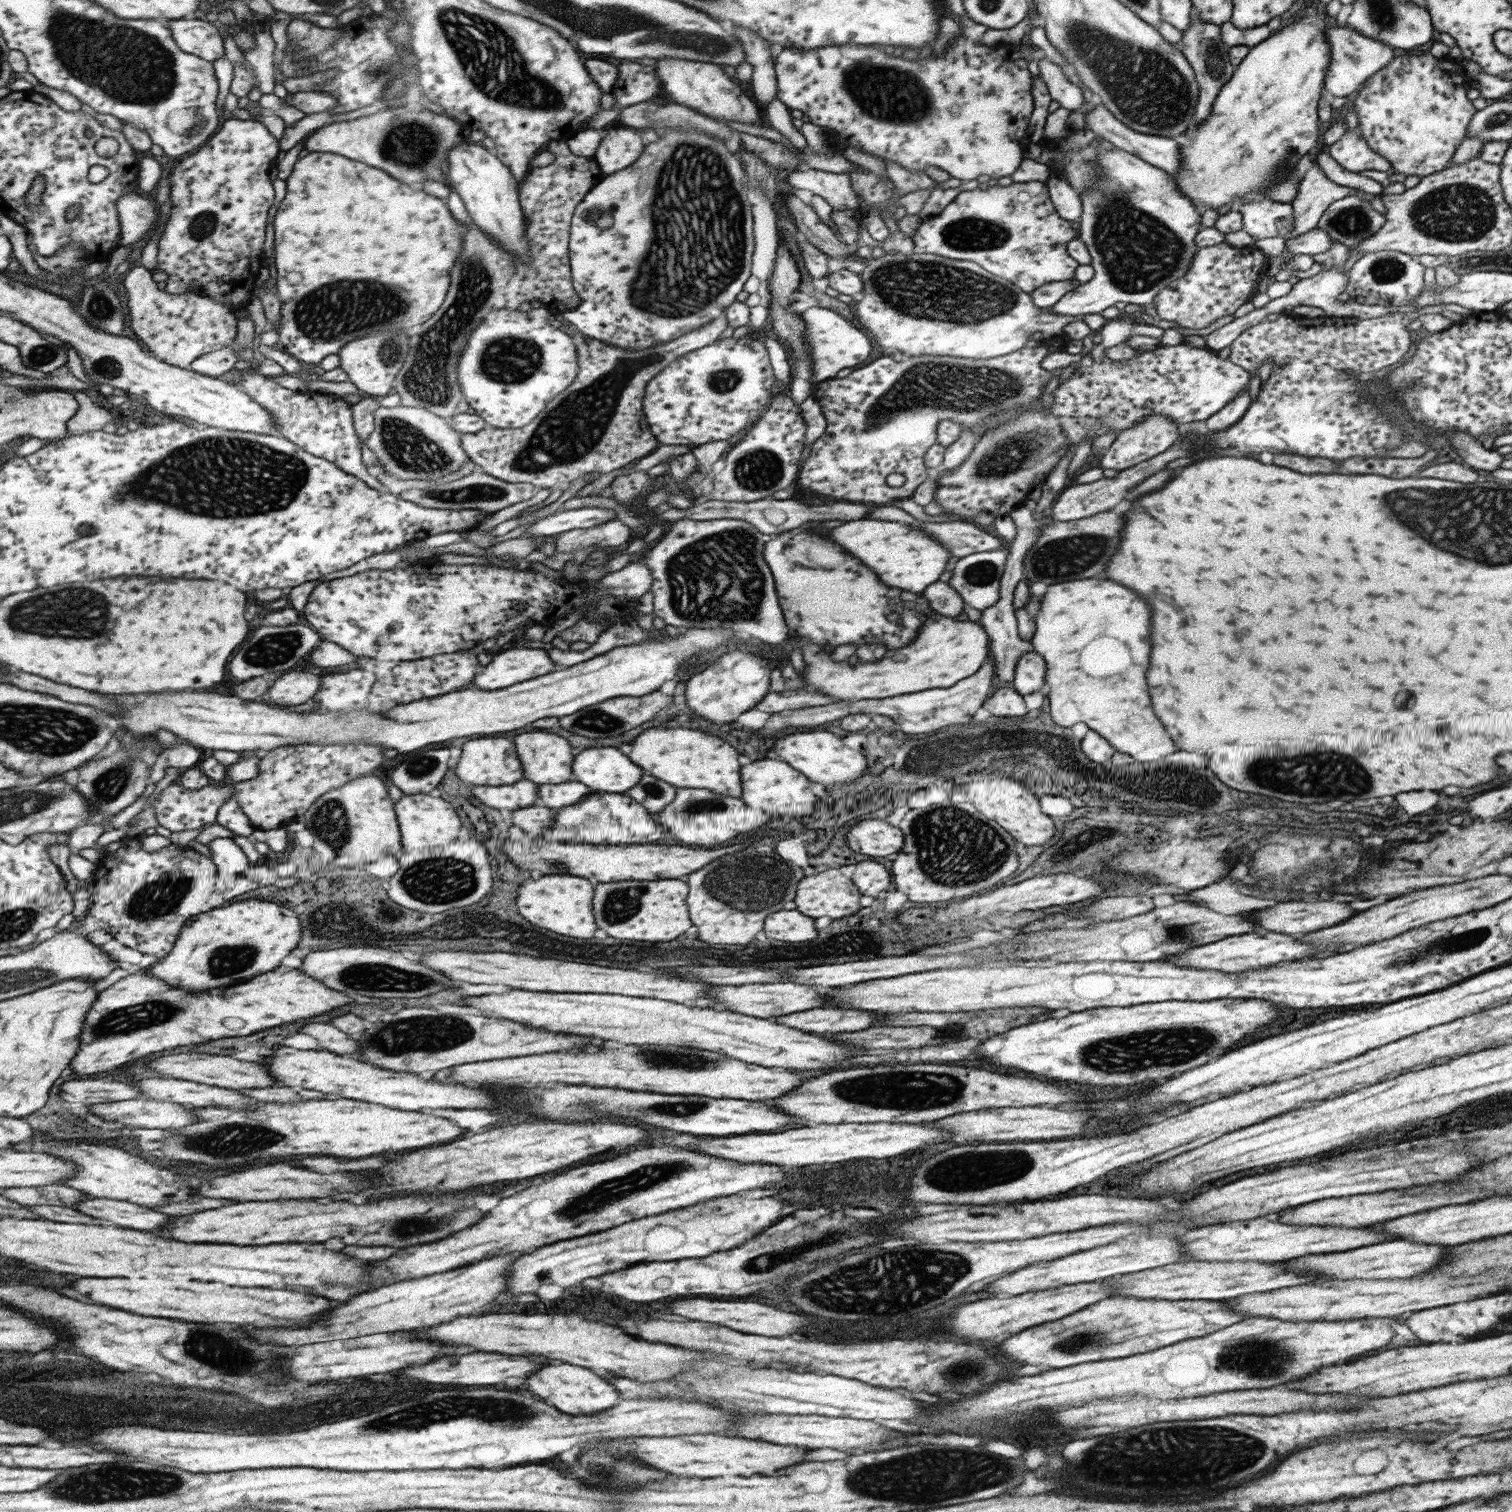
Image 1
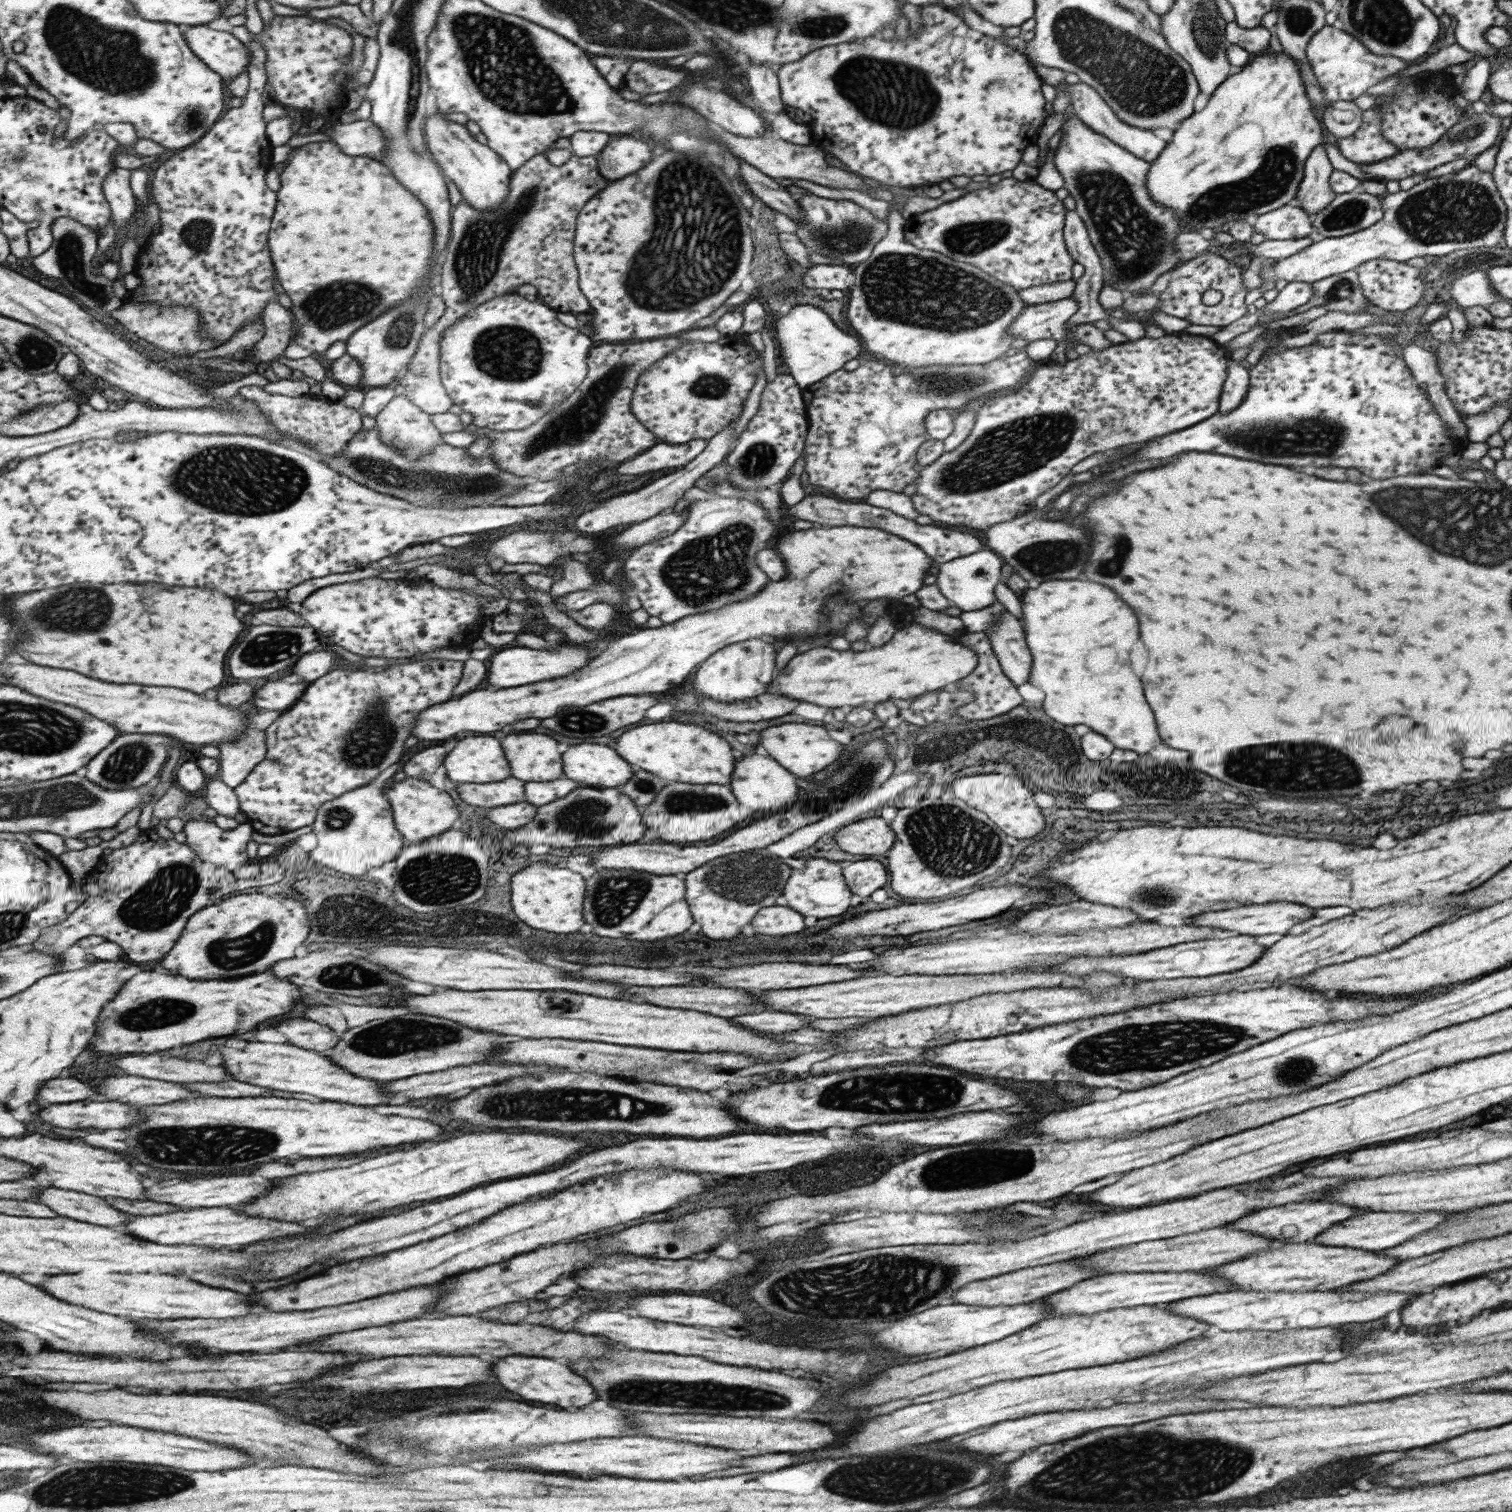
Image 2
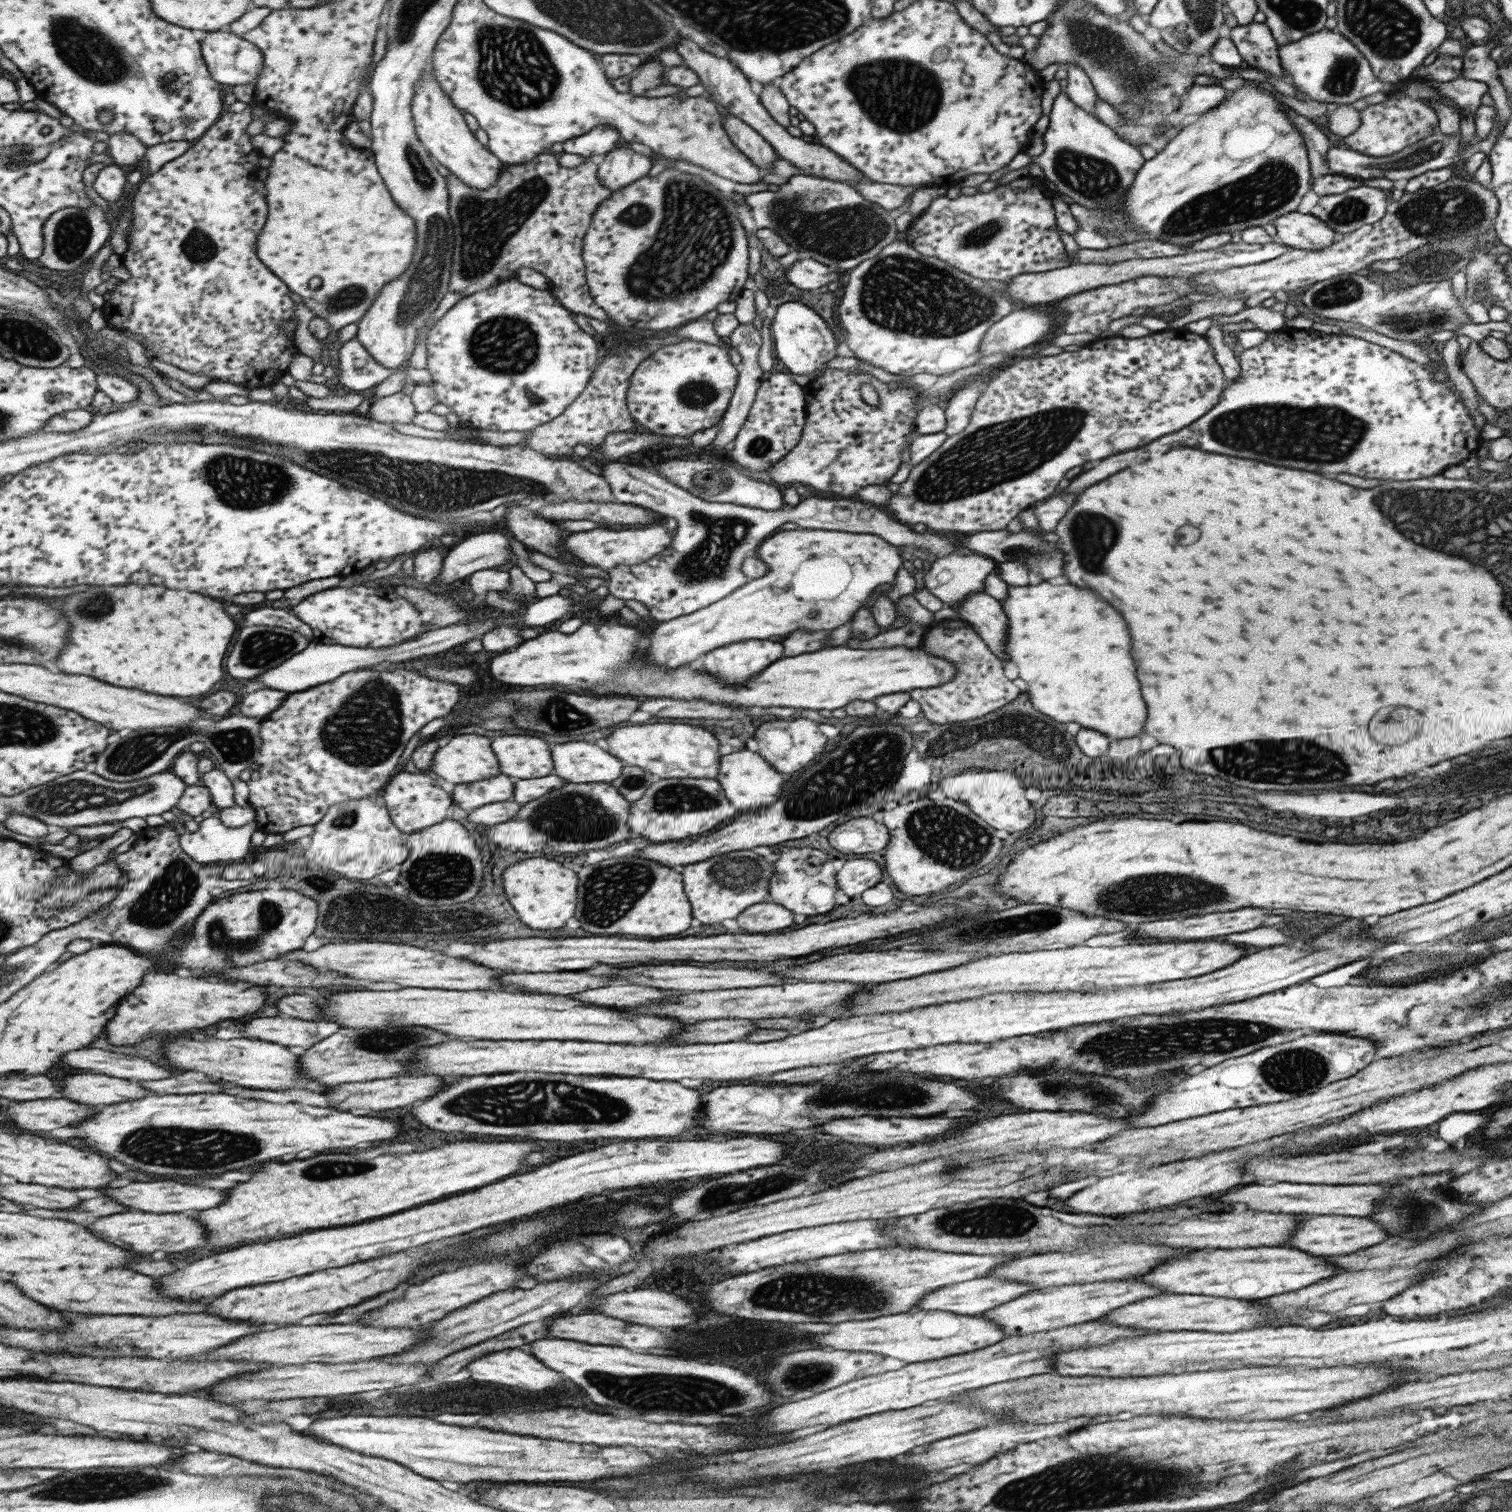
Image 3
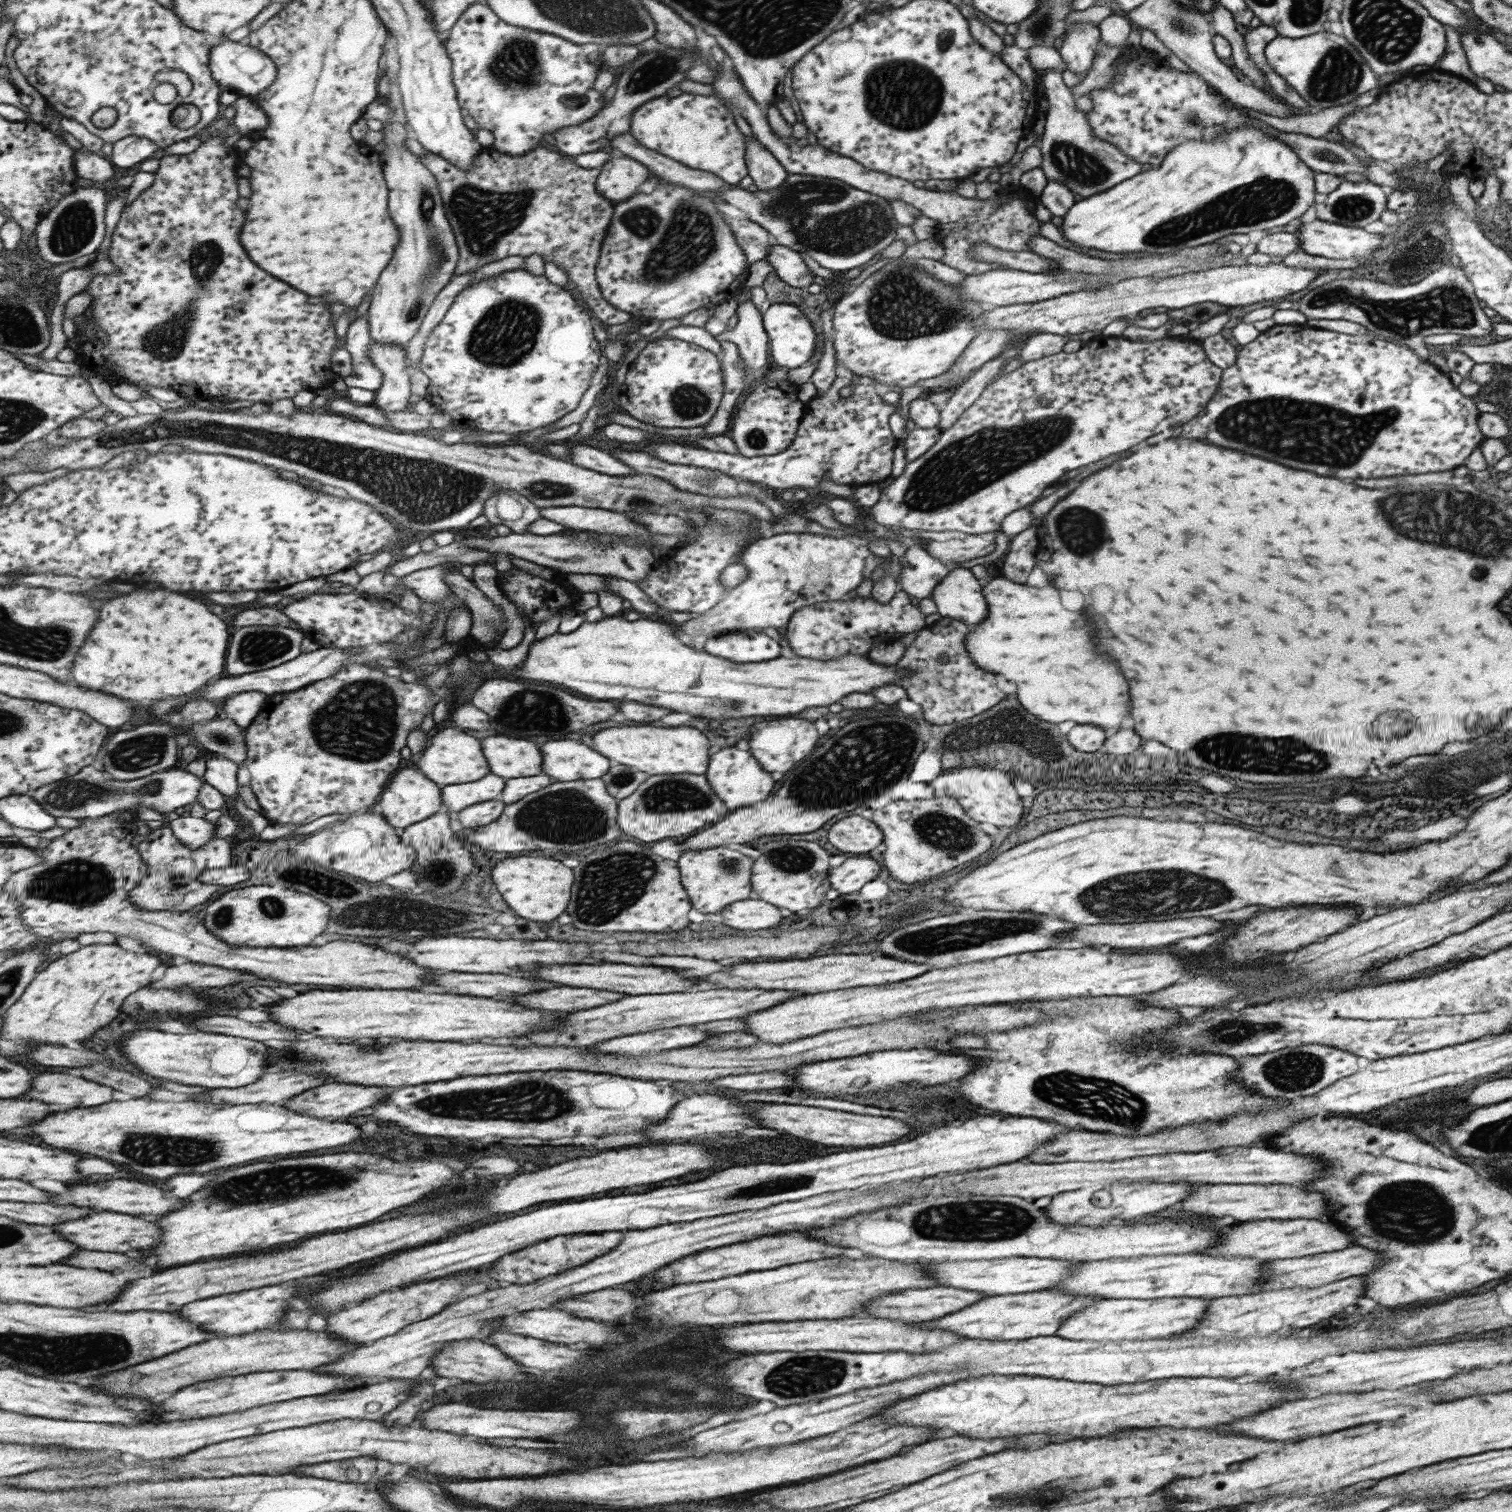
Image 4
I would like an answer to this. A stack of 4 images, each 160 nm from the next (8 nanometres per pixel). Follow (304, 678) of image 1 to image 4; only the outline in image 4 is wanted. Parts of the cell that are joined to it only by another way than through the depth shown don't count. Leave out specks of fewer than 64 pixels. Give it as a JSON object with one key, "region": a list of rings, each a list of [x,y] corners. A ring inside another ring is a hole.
{"region":[[[243,692],[222,704],[222,710],[226,714],[226,718],[232,718],[243,729],[248,729],[259,716],[265,700],[267,700],[265,694]]]}

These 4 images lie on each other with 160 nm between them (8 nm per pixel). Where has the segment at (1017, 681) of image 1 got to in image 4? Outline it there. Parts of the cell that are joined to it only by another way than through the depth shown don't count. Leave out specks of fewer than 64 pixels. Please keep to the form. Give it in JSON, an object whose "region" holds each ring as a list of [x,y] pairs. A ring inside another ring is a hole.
{"region":[[[951,569],[934,587],[930,599],[941,617],[979,624],[987,614],[982,585],[970,569]]]}

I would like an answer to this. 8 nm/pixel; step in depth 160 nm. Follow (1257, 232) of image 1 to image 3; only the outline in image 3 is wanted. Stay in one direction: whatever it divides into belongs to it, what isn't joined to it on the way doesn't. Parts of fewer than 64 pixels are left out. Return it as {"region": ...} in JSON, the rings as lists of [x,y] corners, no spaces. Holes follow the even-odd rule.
{"region":[[[1291,211],[1271,222],[1276,228],[1277,242],[1305,251],[1321,251],[1331,247],[1334,240],[1341,237],[1327,223],[1321,222],[1315,216]]]}

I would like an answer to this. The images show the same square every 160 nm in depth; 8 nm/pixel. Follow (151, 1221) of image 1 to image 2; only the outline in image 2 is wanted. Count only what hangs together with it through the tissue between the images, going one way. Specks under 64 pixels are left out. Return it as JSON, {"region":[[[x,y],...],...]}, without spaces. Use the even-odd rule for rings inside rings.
{"region":[[[45,1188],[39,1194],[39,1202],[47,1204],[61,1216],[69,1216],[75,1220],[87,1220],[99,1226],[121,1226],[129,1220],[129,1214],[119,1212],[109,1206],[103,1198],[89,1196],[75,1190],[63,1188]]]}

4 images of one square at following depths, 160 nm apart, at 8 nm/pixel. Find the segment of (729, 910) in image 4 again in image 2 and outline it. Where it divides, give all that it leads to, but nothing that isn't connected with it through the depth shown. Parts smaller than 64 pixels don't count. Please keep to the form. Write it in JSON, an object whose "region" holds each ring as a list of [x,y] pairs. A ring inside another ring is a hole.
{"region":[[[785,906],[759,908],[750,920],[750,925],[759,934],[785,936],[803,930],[803,917]]]}

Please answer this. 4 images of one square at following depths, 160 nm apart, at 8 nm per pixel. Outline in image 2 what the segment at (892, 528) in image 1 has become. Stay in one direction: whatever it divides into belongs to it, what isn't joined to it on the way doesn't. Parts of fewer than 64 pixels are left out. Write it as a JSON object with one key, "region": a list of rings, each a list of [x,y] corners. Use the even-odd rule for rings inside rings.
{"region":[[[839,526],[791,532],[777,540],[775,552],[783,560],[787,574],[781,580],[767,582],[757,594],[715,610],[683,616],[671,624],[624,635],[571,676],[515,688],[473,690],[447,704],[431,706],[419,716],[411,736],[443,740],[465,730],[485,734],[523,718],[549,718],[567,704],[585,706],[625,694],[663,692],[683,682],[697,664],[699,668],[693,676],[695,693],[721,702],[745,700],[763,694],[775,670],[773,646],[749,638],[809,632],[815,635],[825,620],[821,608],[831,592],[861,604],[875,598],[900,599],[917,592],[923,586],[922,578],[934,570],[929,566],[933,560],[918,546],[877,528]]]}

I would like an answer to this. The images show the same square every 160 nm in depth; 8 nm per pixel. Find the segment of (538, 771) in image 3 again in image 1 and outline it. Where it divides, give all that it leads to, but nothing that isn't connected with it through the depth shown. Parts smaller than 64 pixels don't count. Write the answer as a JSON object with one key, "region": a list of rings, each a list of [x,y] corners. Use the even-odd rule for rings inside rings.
{"region":[[[525,732],[513,738],[523,778],[537,784],[559,784],[573,780],[571,746],[565,738],[547,732]]]}

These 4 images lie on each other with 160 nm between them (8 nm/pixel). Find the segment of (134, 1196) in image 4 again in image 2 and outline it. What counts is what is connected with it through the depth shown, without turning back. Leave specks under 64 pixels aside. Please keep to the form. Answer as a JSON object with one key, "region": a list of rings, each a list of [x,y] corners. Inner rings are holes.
{"region":[[[223,1176],[223,1178],[197,1178],[197,1180],[165,1180],[147,1188],[147,1198],[155,1202],[175,1204],[181,1208],[213,1208],[213,1206],[239,1206],[255,1200],[273,1188],[275,1180],[263,1176]]]}

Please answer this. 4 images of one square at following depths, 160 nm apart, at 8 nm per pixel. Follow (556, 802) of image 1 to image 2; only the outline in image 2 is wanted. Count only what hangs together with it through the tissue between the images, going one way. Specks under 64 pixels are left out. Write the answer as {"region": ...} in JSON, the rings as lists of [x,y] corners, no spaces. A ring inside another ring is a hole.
{"region":[[[557,778],[557,780],[549,780],[549,782],[527,782],[524,784],[525,798],[522,800],[538,807],[567,796],[579,785],[581,784],[571,782],[567,778]]]}

